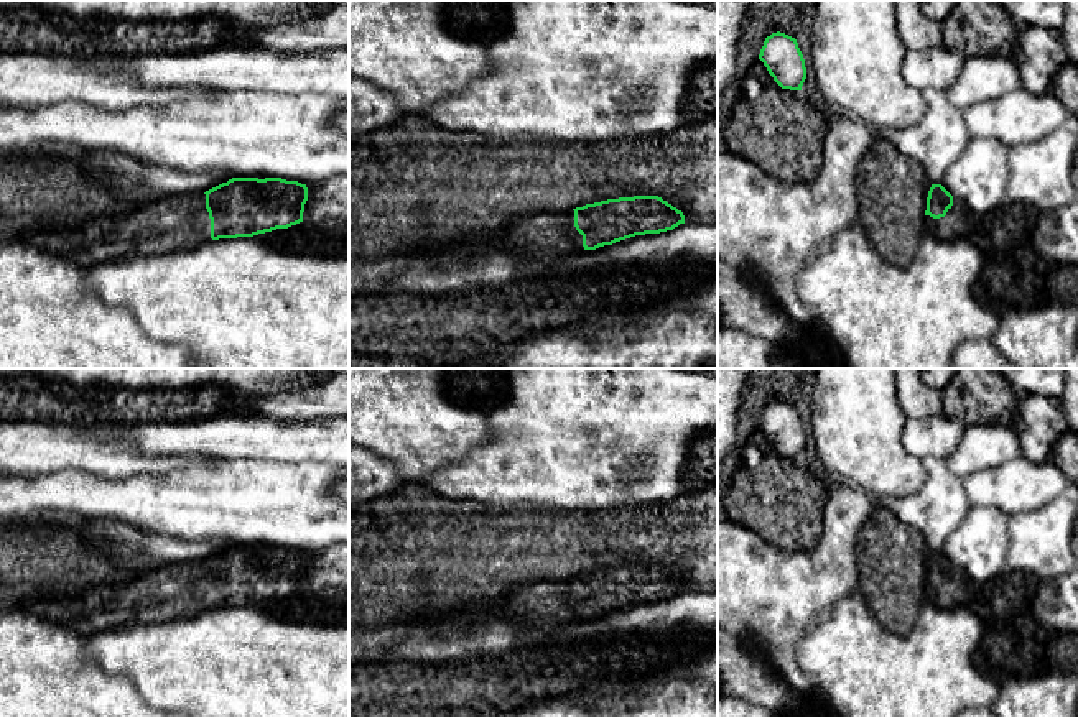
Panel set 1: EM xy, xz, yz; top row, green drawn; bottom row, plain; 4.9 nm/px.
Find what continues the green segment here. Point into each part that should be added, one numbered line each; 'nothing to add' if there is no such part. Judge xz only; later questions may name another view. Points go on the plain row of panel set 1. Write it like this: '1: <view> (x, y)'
1: xz (552, 607)

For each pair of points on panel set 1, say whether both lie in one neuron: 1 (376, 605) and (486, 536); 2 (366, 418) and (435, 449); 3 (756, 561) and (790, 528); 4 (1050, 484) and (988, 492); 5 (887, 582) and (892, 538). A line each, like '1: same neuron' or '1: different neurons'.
1: same neuron
2: same neuron
3: different neurons
4: same neuron
5: same neuron

